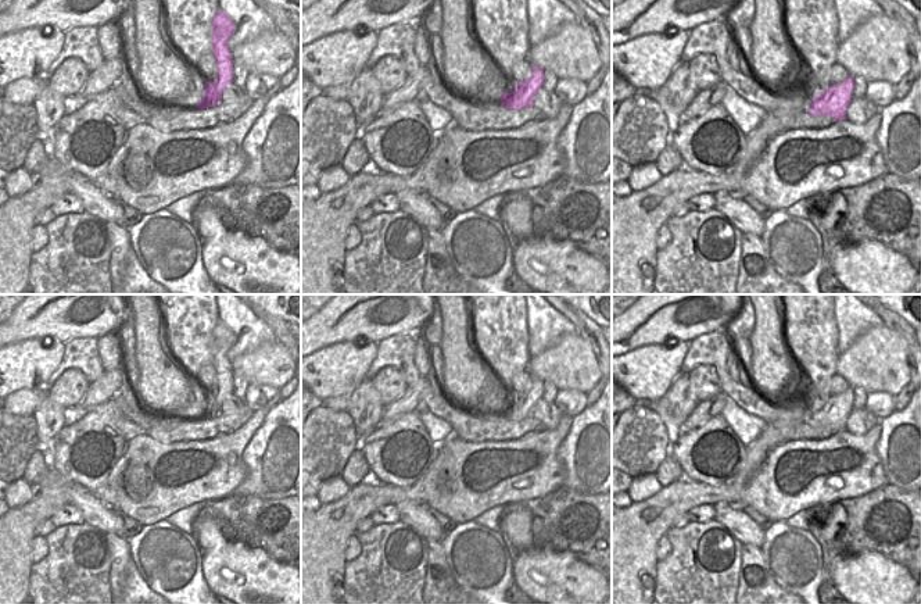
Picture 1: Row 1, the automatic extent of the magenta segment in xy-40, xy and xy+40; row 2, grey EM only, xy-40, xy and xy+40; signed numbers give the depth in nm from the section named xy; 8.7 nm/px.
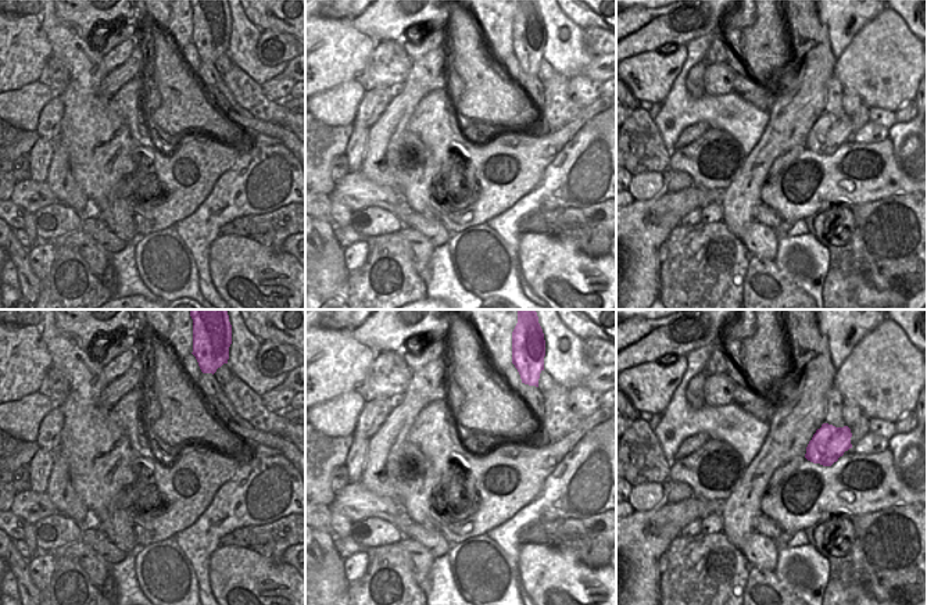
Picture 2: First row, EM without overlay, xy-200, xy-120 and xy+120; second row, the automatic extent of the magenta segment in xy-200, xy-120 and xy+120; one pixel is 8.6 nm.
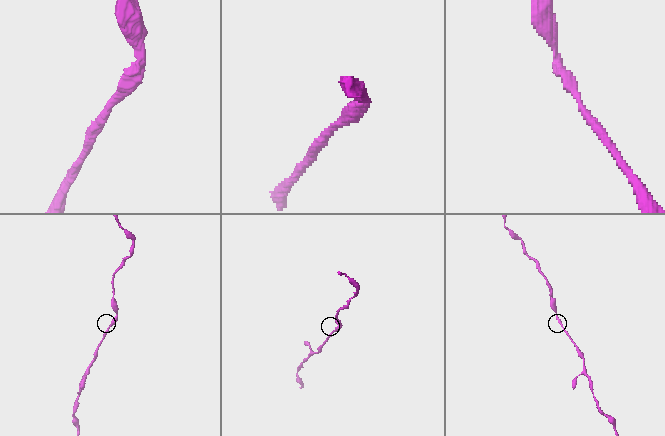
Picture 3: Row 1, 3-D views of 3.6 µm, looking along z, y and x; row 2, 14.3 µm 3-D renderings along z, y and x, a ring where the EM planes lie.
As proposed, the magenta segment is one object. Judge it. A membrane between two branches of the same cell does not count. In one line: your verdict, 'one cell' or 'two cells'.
one cell

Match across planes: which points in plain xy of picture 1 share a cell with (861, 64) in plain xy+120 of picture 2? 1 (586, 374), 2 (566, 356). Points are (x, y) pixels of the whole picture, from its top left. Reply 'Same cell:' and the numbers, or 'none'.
Same cell: 1, 2

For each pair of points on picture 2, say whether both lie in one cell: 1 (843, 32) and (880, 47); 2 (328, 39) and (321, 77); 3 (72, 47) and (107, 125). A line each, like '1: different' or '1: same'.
1: different
2: same
3: same

